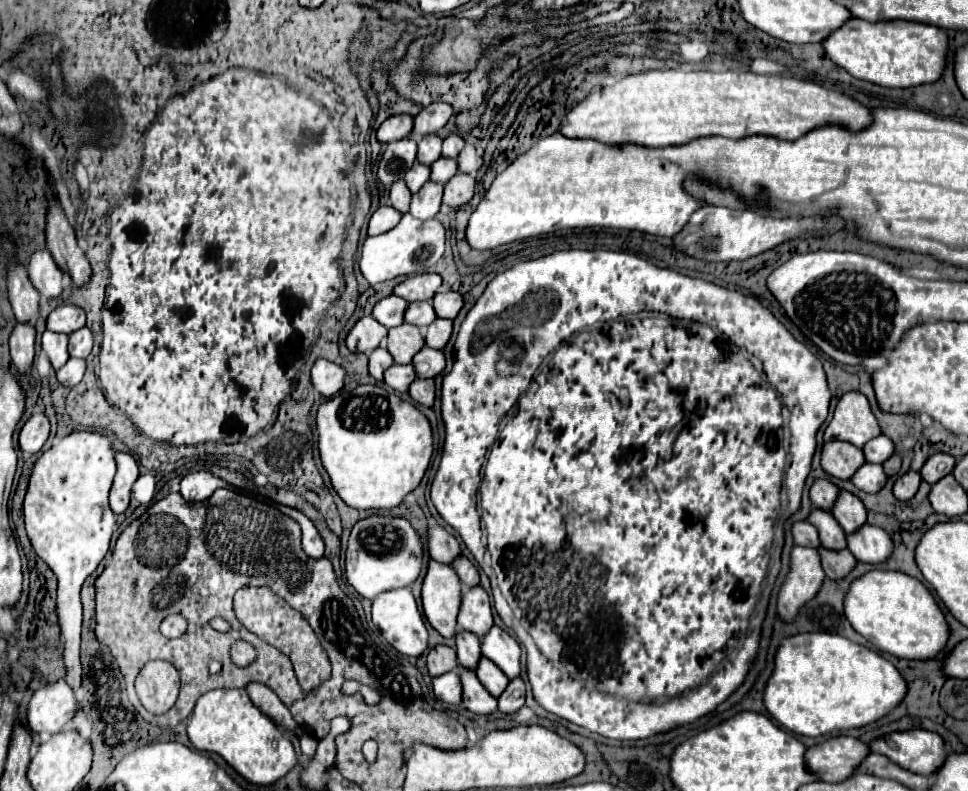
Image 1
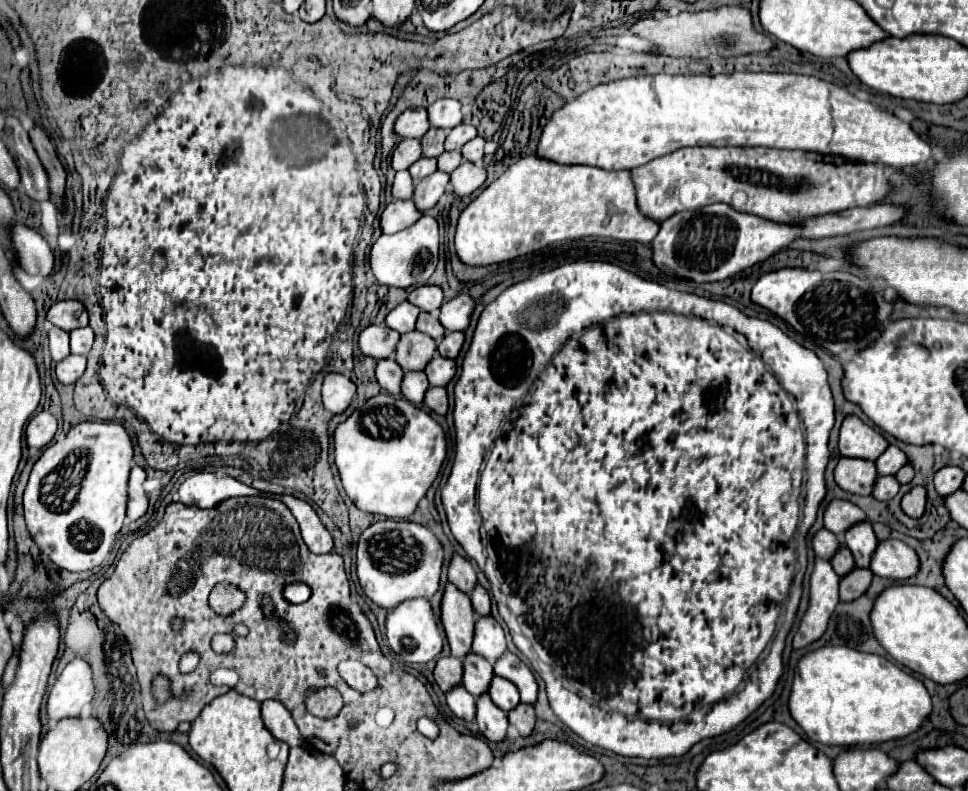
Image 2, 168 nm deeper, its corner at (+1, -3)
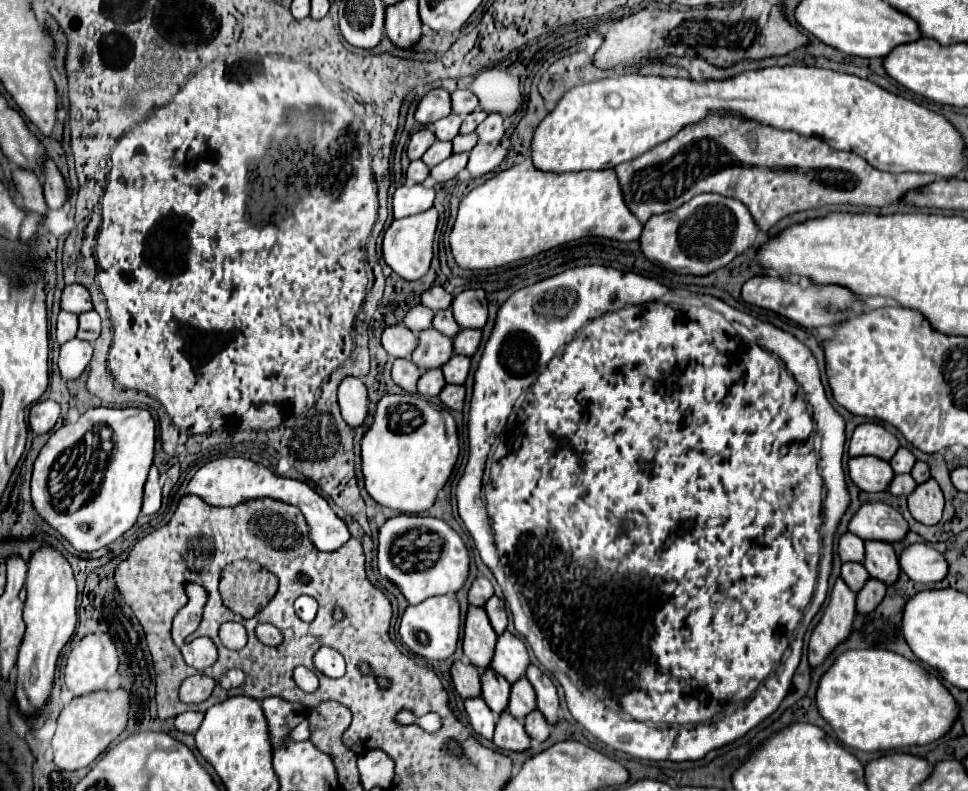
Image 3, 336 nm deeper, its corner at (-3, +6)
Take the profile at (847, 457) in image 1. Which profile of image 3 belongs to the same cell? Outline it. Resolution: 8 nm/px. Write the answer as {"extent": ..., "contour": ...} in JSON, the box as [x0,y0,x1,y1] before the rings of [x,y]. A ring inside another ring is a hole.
{"extent":[849,456,895,492],"contour":[[[857,456],[849,460],[849,476],[855,486],[865,492],[881,492],[887,488],[895,472],[889,462],[879,460],[877,456]]]}

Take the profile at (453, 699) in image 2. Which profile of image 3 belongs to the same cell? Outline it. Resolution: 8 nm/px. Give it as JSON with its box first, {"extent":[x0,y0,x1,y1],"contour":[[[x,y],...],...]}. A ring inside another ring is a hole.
{"extent":[463,696,497,738],"contour":[[[473,696],[473,698],[465,698],[463,700],[465,710],[469,714],[469,722],[473,726],[473,730],[485,738],[493,738],[493,728],[495,728],[495,720],[497,714],[491,712],[491,708],[487,708],[485,700],[481,696]]]}

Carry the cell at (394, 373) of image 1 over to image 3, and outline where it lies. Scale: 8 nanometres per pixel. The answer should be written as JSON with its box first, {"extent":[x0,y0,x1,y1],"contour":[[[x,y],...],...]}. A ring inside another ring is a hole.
{"extent":[417,368,445,396],"contour":[[[431,368],[431,370],[423,372],[423,376],[419,378],[417,390],[419,390],[419,394],[423,394],[423,396],[437,396],[443,386],[445,386],[443,372],[441,372],[439,368]]]}

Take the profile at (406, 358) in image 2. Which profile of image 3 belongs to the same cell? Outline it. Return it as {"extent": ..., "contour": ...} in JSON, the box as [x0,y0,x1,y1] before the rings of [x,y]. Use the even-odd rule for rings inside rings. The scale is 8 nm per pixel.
{"extent":[411,328,453,370],"contour":[[[427,328],[419,332],[419,344],[411,354],[411,360],[421,370],[429,370],[429,368],[441,368],[451,356],[453,356],[451,338],[443,336],[435,328]]]}

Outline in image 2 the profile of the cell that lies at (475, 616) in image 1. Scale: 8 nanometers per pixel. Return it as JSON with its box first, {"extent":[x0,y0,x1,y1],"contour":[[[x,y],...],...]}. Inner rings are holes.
{"extent":[473,617,507,663],"contour":[[[477,617],[473,653],[487,659],[489,663],[495,663],[505,651],[507,643],[501,625],[493,617]]]}

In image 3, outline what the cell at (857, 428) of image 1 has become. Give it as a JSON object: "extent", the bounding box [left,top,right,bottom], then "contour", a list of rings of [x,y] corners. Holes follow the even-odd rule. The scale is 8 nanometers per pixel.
{"extent":[849,422,899,460],"contour":[[[877,422],[859,424],[849,440],[849,456],[871,454],[889,460],[897,448],[899,448],[899,440]]]}

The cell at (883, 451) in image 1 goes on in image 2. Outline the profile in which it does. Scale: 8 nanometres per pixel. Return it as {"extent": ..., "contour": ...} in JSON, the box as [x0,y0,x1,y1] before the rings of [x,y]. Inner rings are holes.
{"extent":[875,445,907,475],"contour":[[[889,445],[875,465],[879,469],[879,475],[895,475],[903,465],[907,465],[907,455],[899,447]]]}

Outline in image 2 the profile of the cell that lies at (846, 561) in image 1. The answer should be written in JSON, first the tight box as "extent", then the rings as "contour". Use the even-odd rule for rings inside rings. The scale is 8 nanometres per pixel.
{"extent":[841,569,873,603],"contour":[[[853,569],[853,573],[849,573],[847,577],[841,579],[841,601],[843,603],[849,603],[849,601],[855,601],[859,599],[871,585],[871,579],[873,579],[873,573],[869,569]]]}

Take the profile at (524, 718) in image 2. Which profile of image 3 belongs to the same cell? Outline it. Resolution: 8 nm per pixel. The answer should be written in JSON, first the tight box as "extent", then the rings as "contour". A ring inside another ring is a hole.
{"extent":[525,708,549,742],"contour":[[[535,708],[535,712],[529,712],[525,718],[525,730],[531,738],[543,742],[549,736],[549,724],[545,720],[545,716]]]}

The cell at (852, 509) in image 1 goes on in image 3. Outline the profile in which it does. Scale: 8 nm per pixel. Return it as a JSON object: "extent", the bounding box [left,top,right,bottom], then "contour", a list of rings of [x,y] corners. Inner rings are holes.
{"extent":[863,540,899,584],"contour":[[[865,540],[865,560],[863,560],[867,572],[875,578],[879,578],[885,584],[891,584],[899,576],[899,564],[897,554],[889,542],[881,540]]]}

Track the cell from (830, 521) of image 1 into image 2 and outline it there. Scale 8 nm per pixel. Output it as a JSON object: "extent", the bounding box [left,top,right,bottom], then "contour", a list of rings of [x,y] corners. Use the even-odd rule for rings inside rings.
{"extent":[831,547,855,577],"contour":[[[847,547],[839,549],[839,555],[835,555],[835,557],[831,559],[831,565],[833,565],[833,569],[835,569],[835,573],[837,573],[839,577],[845,577],[847,573],[851,573],[853,567],[855,567],[853,557],[851,557],[851,551],[849,551]]]}

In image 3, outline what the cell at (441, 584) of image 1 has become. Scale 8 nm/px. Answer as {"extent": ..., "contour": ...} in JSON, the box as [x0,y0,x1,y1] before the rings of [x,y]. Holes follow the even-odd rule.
{"extent":[463,604,495,668],"contour":[[[469,604],[465,618],[465,634],[463,634],[463,652],[477,668],[487,668],[493,656],[495,646],[495,630],[489,624],[489,618],[483,608],[475,608]]]}

